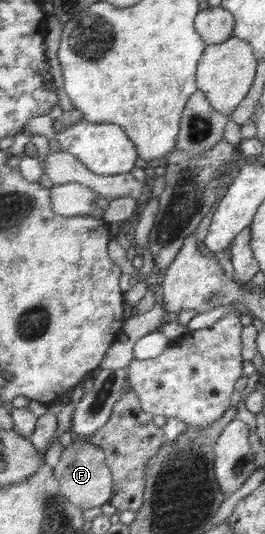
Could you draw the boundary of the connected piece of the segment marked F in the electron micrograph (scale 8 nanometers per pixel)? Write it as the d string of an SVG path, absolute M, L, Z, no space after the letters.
M74 437L73 443L65 448L55 473L64 494L84 510L104 506L115 497L115 479L107 463L107 451L95 445L88 437Z

